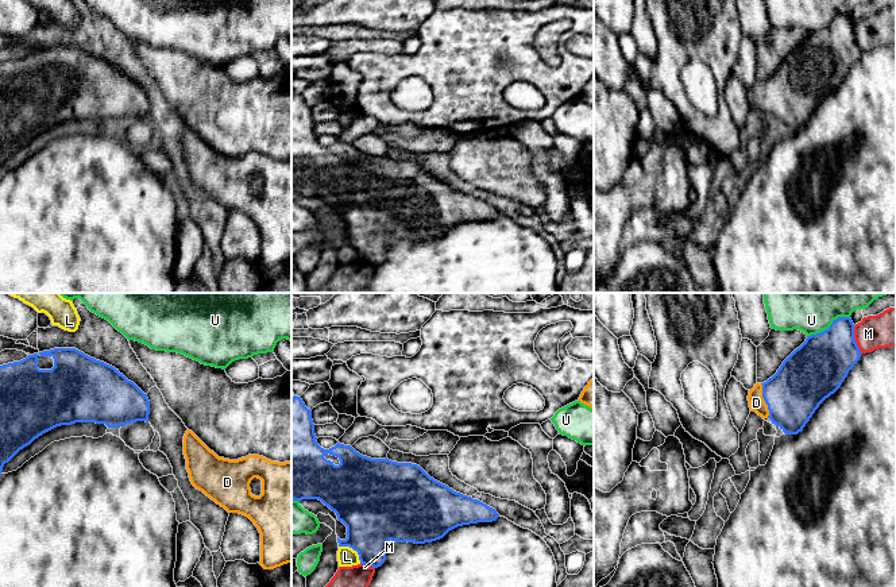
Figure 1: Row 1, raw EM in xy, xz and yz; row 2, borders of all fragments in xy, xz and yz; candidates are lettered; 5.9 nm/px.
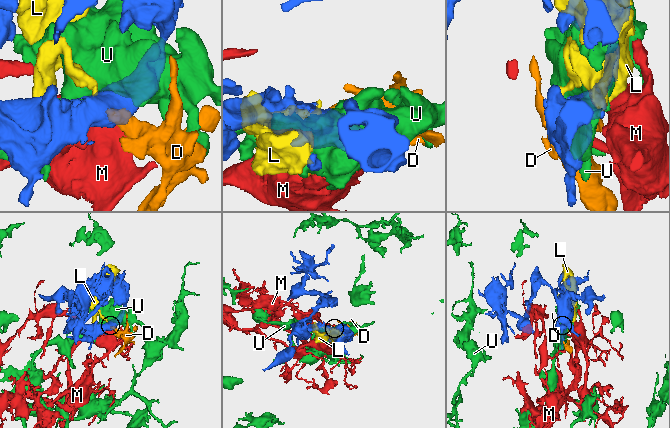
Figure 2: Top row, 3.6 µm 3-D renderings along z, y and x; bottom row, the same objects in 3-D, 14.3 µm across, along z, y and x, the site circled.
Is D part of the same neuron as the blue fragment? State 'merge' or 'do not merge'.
merge

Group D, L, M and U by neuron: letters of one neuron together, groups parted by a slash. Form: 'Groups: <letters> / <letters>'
Groups: D / L / M / U

